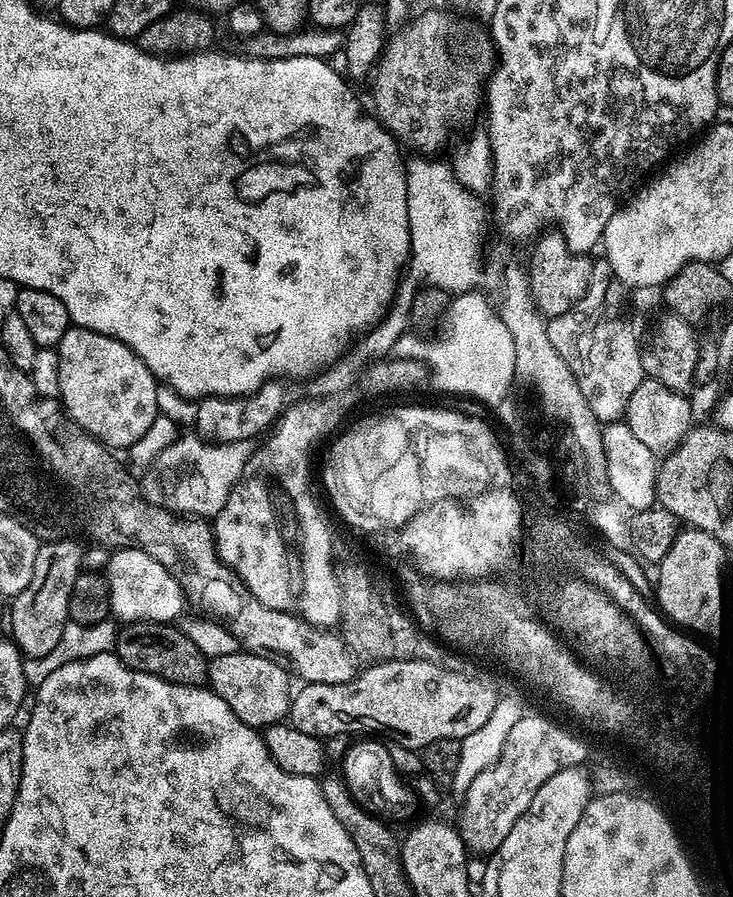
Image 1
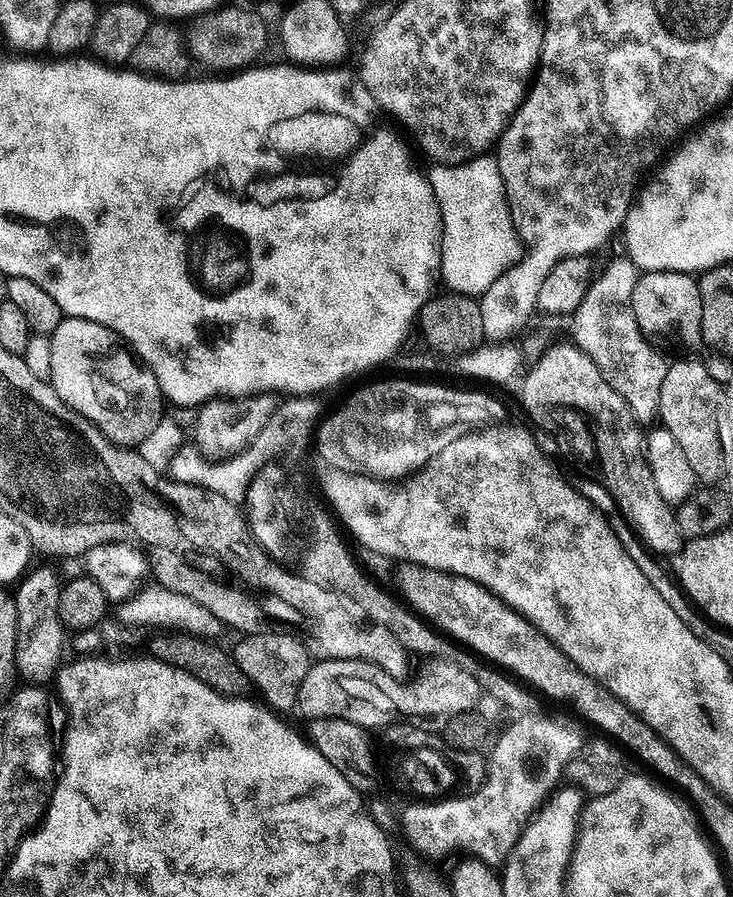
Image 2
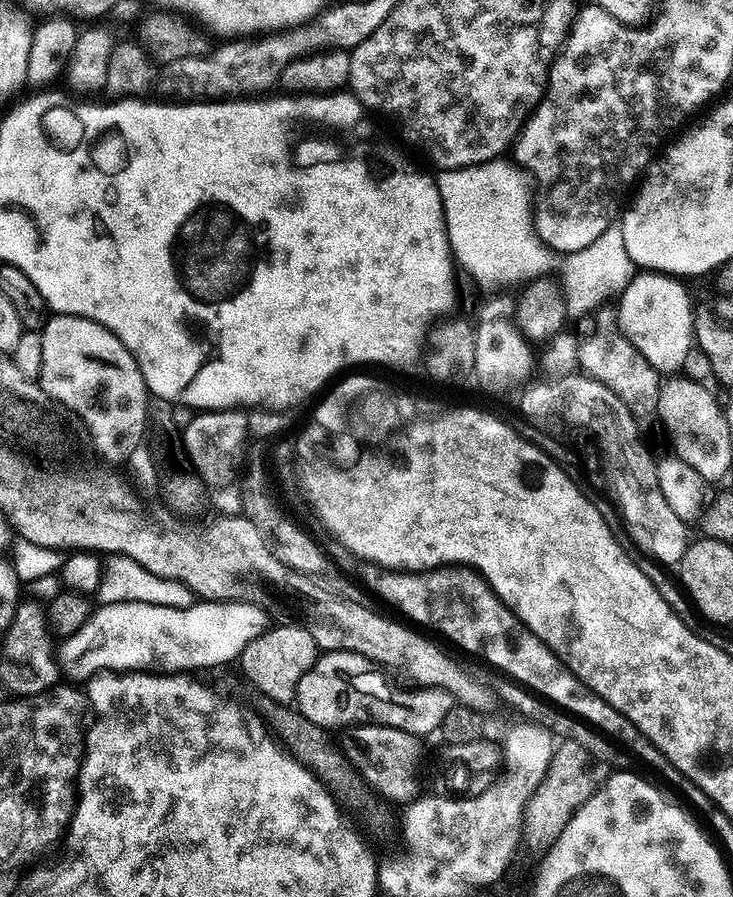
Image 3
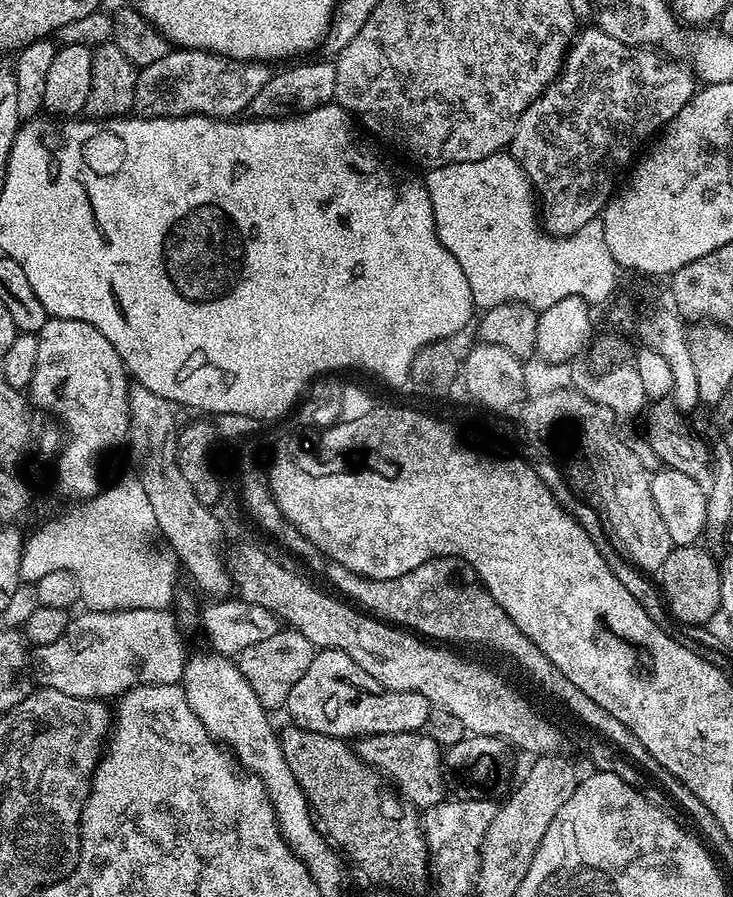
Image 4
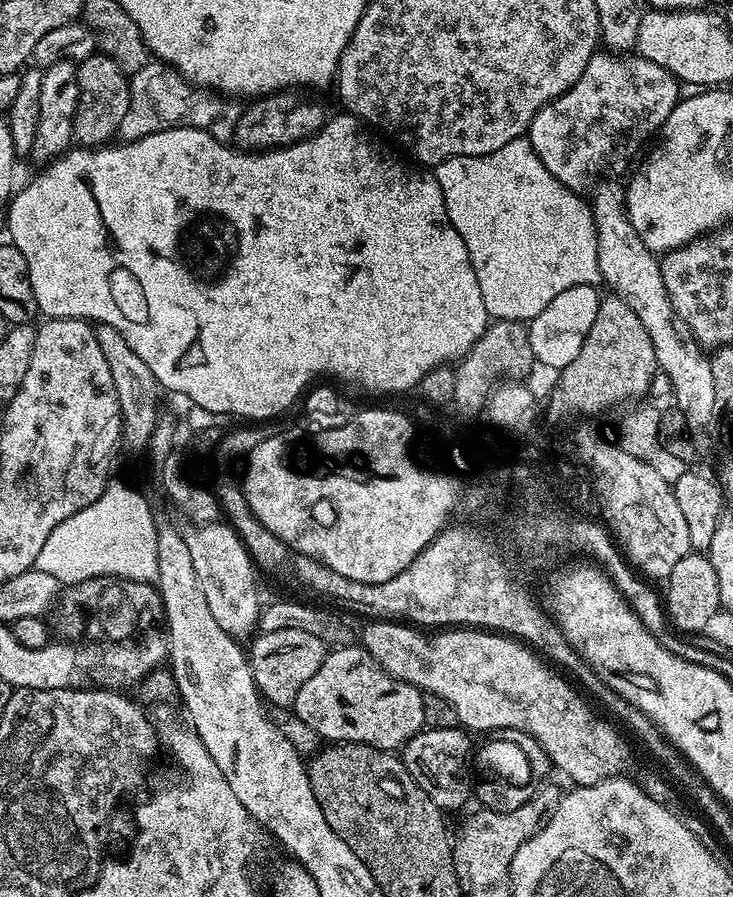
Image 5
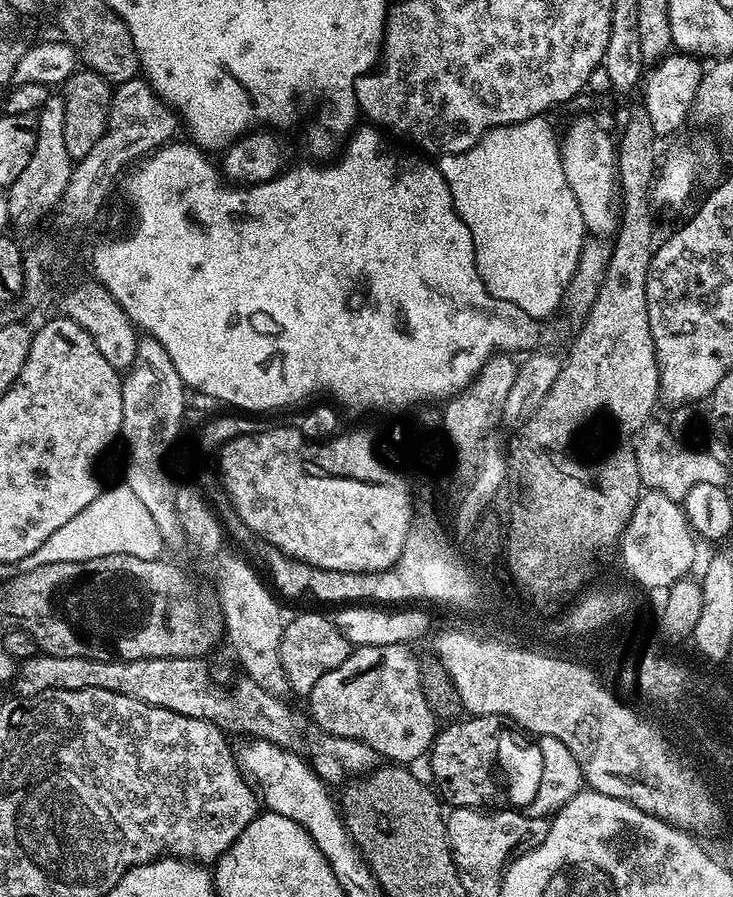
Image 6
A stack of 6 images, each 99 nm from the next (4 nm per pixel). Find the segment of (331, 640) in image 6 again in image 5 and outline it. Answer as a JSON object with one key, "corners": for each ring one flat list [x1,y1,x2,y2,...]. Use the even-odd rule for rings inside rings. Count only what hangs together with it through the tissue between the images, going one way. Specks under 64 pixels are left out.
{"corners":[[287,628,273,632,260,632,250,648,252,677,261,697,269,705,277,704,284,708,295,705,298,690,322,666,326,655,325,641,318,639,304,628],[272,703,272,704,271,704]]}

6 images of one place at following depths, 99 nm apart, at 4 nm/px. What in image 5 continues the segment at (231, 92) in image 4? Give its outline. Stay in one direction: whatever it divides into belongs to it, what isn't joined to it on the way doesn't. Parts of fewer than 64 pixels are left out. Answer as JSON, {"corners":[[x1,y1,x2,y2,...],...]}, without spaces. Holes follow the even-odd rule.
{"corners":[[150,62,142,70,131,73,129,79,129,105,122,117,118,136,121,141,146,138,146,134,158,134,175,128,211,129,220,116,225,101,217,93,198,88,173,68,171,64]]}

